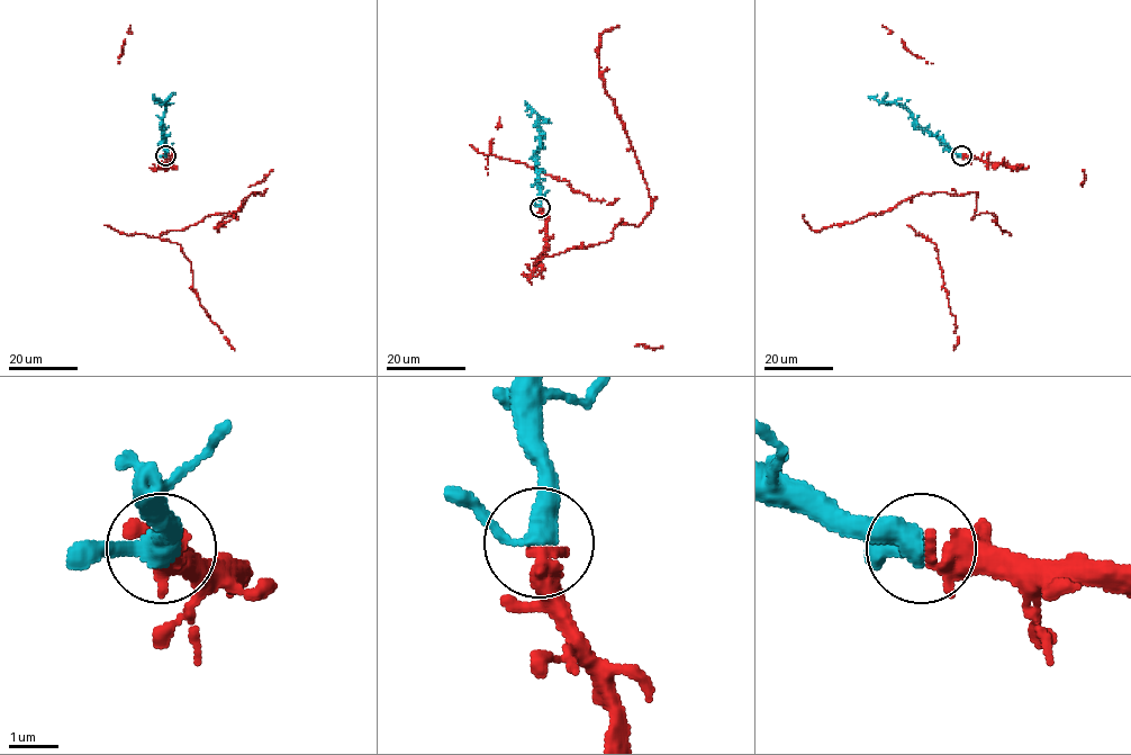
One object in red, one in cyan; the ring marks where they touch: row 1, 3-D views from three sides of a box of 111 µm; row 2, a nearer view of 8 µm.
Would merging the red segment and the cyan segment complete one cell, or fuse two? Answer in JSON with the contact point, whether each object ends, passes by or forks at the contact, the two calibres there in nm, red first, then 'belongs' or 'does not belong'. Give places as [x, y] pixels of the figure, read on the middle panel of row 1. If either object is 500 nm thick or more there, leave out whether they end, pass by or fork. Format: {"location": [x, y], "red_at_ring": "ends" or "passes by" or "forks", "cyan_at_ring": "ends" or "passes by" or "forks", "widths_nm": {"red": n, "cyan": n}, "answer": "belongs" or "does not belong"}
{"location": [540, 207], "red_at_ring": "ends", "cyan_at_ring": "passes by", "widths_nm": {"red": 420, "cyan": 400}, "answer": "belongs"}

